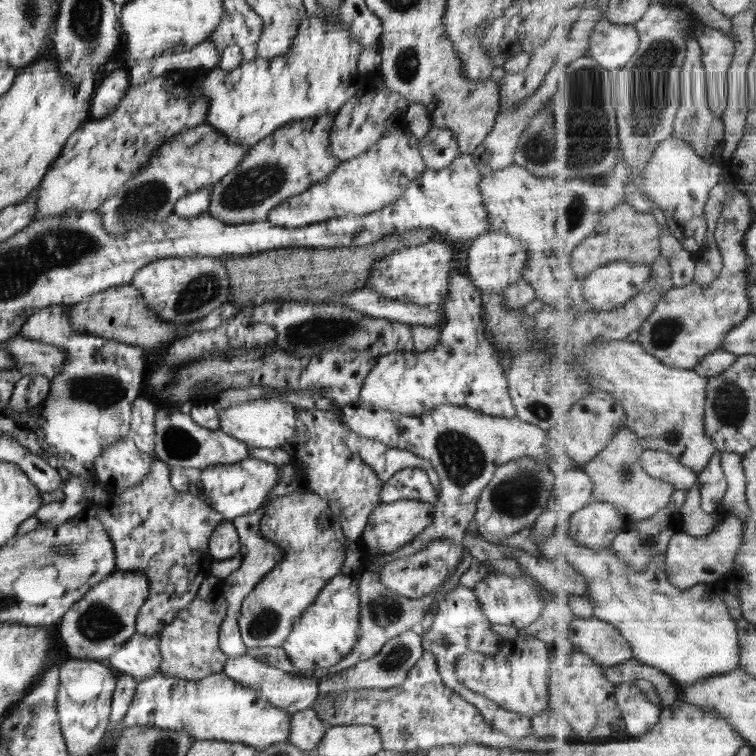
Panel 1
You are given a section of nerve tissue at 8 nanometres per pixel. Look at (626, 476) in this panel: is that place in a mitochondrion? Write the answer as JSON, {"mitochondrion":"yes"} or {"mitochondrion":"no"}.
{"mitochondrion":"yes"}

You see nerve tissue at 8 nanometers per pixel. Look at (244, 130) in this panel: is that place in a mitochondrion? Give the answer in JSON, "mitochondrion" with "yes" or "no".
{"mitochondrion":"no"}

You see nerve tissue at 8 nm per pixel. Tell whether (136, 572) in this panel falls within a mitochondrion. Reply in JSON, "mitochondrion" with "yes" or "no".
{"mitochondrion":"no"}

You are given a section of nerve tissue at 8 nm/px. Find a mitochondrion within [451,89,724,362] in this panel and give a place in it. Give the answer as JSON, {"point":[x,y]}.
{"point":[537,149]}

